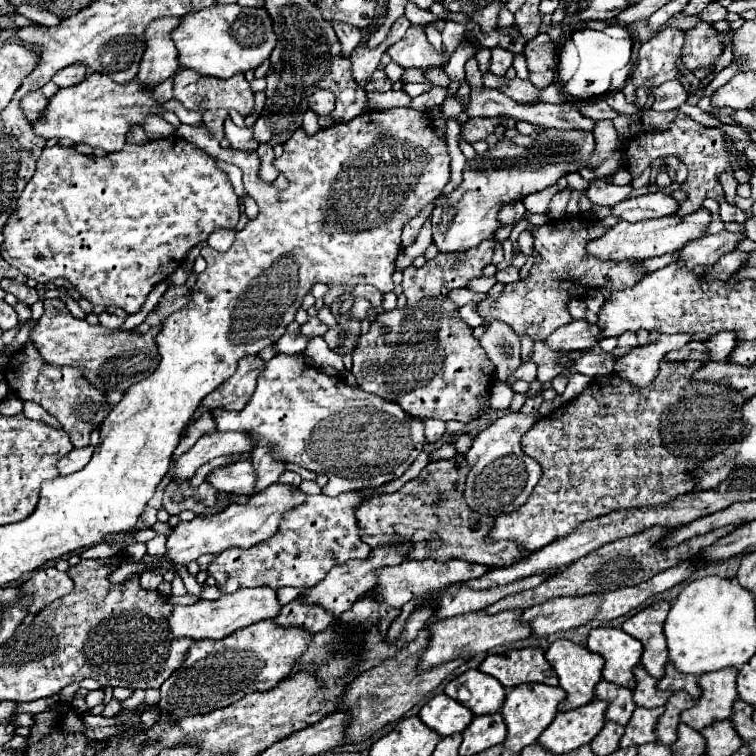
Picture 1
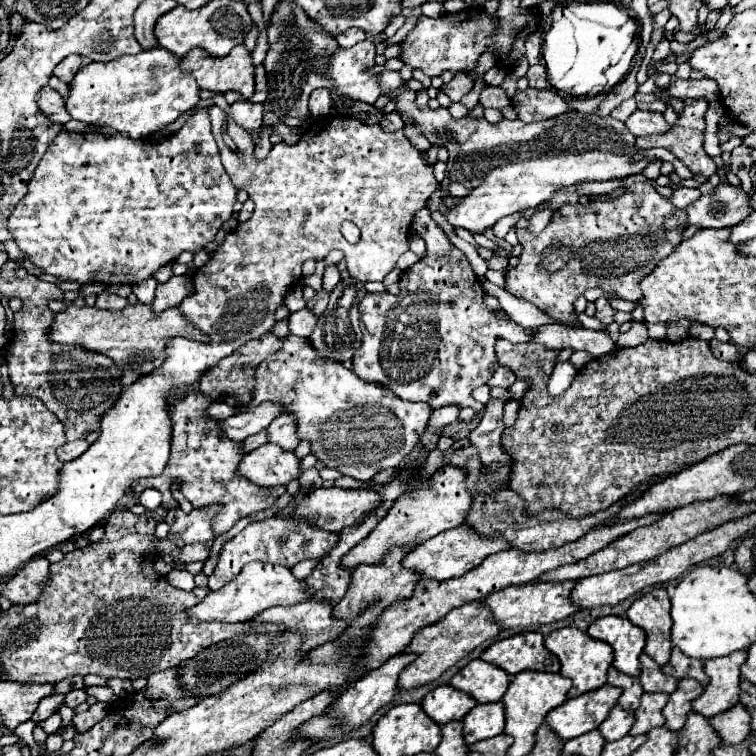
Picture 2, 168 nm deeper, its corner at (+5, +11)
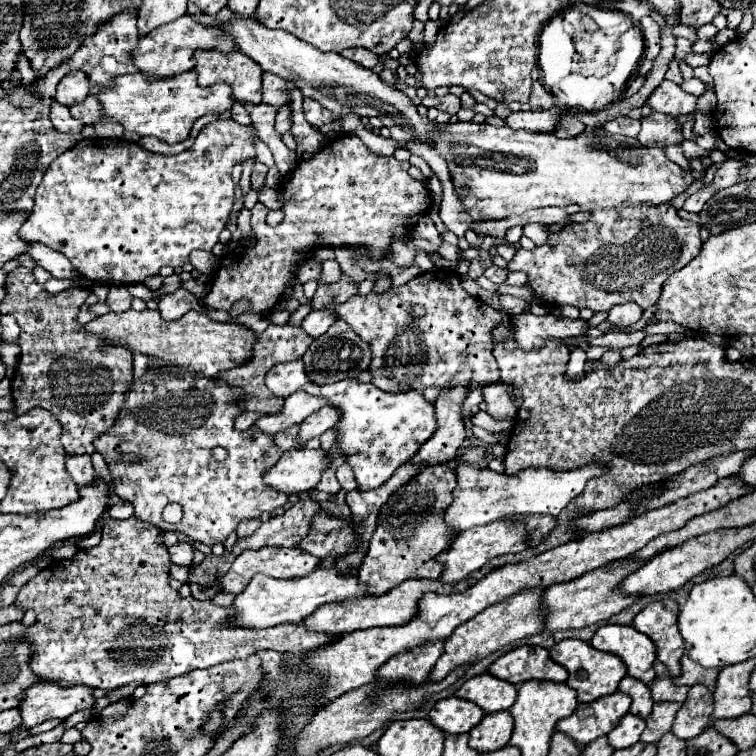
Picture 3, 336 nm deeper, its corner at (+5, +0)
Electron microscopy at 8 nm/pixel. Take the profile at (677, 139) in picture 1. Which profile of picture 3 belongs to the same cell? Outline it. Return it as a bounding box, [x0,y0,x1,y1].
[698,89,716,113]

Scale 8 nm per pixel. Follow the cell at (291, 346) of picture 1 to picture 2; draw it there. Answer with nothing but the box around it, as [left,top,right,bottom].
[288,308,316,338]

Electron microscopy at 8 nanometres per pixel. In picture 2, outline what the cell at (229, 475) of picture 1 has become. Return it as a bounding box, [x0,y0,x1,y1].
[236,444,300,488]

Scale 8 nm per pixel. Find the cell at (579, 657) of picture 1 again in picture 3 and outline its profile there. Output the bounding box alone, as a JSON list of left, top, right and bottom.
[550,639,626,703]

